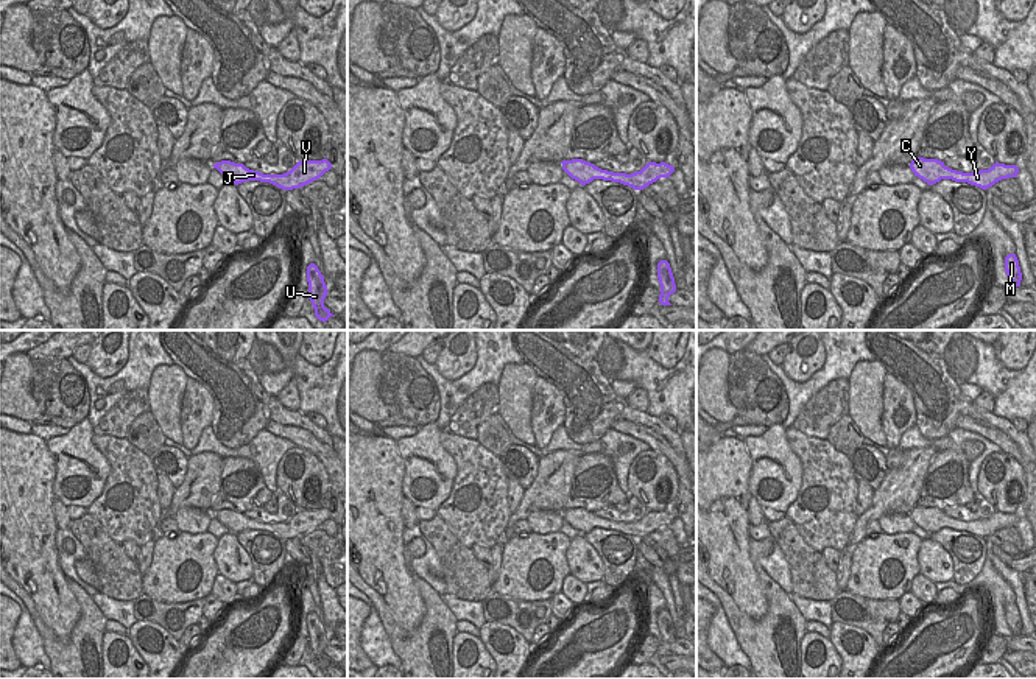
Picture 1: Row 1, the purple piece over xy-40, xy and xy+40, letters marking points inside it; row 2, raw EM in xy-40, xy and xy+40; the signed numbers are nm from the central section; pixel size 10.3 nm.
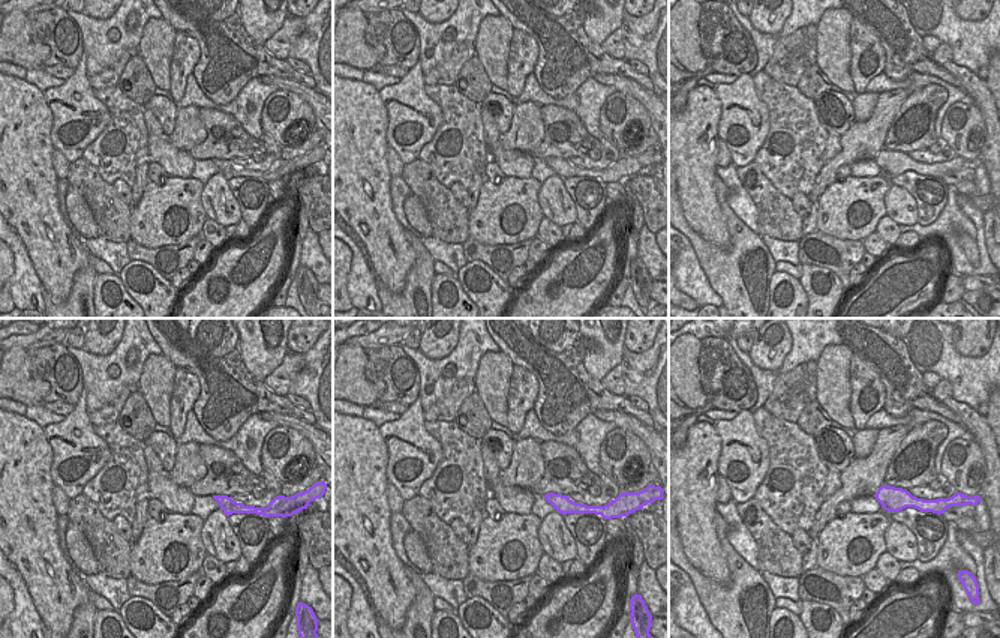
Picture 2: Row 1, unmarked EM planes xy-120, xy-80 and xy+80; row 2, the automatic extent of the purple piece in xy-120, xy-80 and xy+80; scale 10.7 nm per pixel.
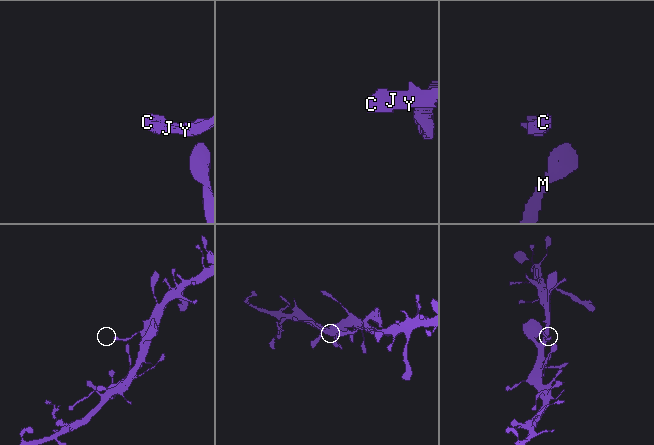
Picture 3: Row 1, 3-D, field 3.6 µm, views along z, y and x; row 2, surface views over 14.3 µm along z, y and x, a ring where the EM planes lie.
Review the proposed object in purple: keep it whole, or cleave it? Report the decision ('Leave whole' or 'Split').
Leave whole.

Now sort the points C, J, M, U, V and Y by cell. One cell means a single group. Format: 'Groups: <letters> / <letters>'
Groups: C J M U V Y.

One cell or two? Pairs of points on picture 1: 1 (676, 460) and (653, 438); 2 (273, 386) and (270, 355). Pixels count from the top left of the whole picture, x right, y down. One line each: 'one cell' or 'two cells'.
1: one cell
2: two cells

